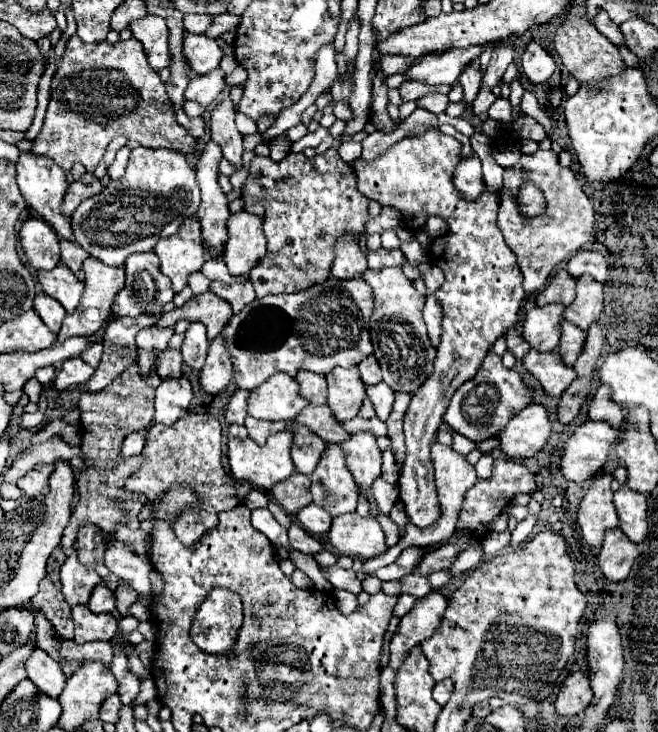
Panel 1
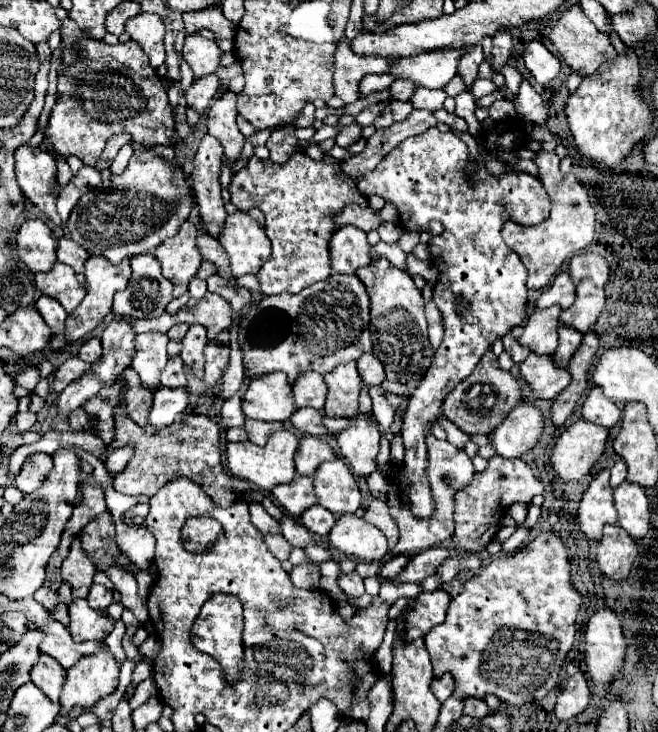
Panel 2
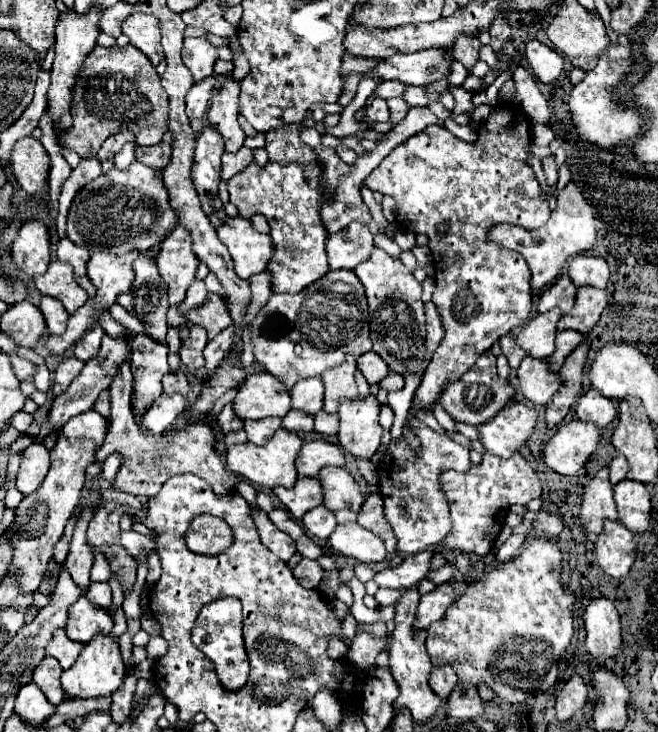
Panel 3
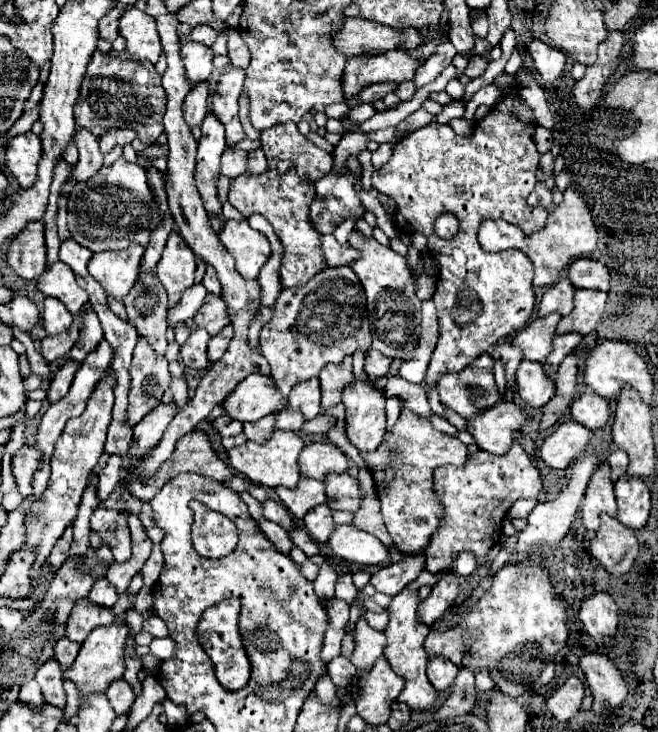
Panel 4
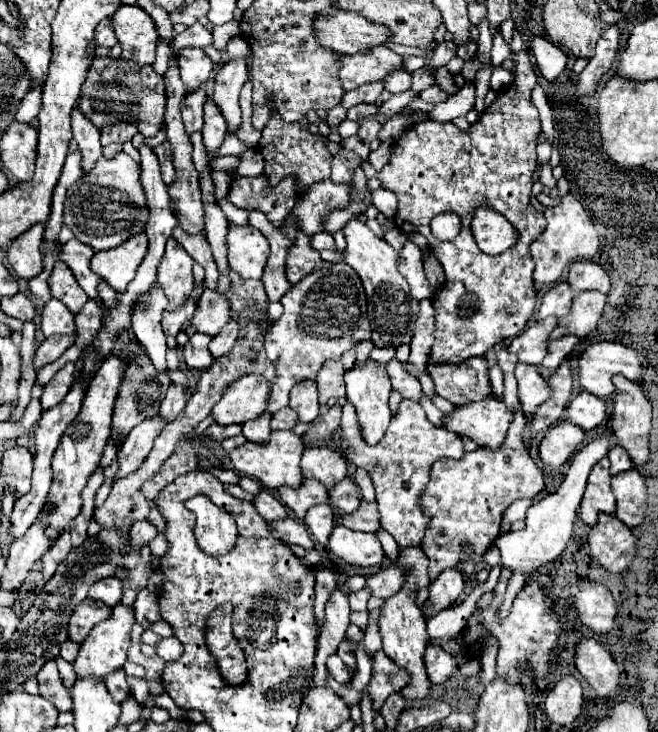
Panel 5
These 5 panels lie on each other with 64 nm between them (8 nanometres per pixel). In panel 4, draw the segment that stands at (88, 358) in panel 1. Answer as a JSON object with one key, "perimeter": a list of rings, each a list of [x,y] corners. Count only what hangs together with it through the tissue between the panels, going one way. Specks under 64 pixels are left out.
{"perimeter":[[[86,306],[86,310],[84,310],[84,324],[82,324],[78,342],[70,350],[70,358],[82,362],[86,358],[86,354],[90,354],[92,350],[96,350],[96,346],[100,344],[102,338],[104,338],[102,326],[100,326],[96,314],[92,312],[92,308]]]}

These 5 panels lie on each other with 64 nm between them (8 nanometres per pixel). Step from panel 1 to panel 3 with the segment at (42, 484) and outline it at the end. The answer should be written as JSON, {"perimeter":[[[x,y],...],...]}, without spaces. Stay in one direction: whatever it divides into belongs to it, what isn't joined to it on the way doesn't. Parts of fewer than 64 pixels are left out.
{"perimeter":[[[32,442],[24,450],[20,472],[18,472],[18,478],[16,478],[16,488],[24,496],[32,494],[42,484],[42,478],[46,476],[48,468],[50,468],[50,454],[48,454],[48,450],[42,444]]]}

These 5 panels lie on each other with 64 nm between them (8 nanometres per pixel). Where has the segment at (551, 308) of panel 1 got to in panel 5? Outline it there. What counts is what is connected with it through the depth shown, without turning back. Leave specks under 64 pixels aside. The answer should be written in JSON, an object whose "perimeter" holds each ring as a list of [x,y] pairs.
{"perimeter":[[[546,318],[542,322],[532,324],[526,332],[522,332],[520,336],[516,336],[508,350],[512,354],[516,354],[520,358],[520,362],[526,364],[540,364],[548,352],[548,340],[550,340],[550,332],[556,328],[558,318]]]}

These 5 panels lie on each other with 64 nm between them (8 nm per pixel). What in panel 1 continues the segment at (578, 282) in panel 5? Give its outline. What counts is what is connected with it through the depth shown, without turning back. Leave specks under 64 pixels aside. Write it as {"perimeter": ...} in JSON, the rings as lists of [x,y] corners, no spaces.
{"perimeter":[[[582,250],[576,256],[570,258],[568,262],[568,272],[578,278],[582,274],[590,274],[594,276],[598,282],[606,280],[608,274],[608,262],[600,252],[592,252],[592,250]]]}

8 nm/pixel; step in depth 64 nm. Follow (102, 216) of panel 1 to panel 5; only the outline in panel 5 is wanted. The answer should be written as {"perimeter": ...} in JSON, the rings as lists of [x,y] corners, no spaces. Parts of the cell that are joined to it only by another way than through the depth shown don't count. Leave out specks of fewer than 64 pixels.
{"perimeter":[[[126,152],[114,158],[100,158],[98,166],[78,182],[74,182],[64,202],[64,224],[74,232],[76,240],[88,244],[94,252],[116,248],[130,236],[146,230],[148,202],[140,184],[140,166]]]}

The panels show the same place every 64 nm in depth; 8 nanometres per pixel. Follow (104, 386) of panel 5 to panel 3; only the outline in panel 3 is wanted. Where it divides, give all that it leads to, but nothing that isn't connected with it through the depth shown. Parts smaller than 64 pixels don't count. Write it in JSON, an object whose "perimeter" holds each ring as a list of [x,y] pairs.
{"perimeter":[[[94,410],[70,418],[70,422],[66,422],[66,426],[62,428],[64,436],[58,438],[56,446],[50,450],[52,466],[50,466],[42,486],[36,492],[32,492],[30,496],[22,498],[22,502],[14,510],[12,524],[8,528],[4,528],[4,534],[8,536],[8,540],[14,548],[12,564],[8,566],[8,574],[18,572],[20,592],[36,592],[38,590],[38,586],[44,578],[44,572],[46,572],[46,564],[52,558],[52,550],[54,550],[56,542],[60,540],[64,526],[80,500],[80,492],[84,488],[86,466],[96,462],[94,450],[98,444],[102,444],[102,438],[106,436],[106,428],[108,428],[106,418],[102,418]]]}

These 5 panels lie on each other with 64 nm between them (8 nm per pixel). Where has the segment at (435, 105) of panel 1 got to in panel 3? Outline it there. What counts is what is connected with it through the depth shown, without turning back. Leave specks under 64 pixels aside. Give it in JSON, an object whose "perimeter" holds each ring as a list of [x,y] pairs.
{"perimeter":[[[408,86],[406,94],[404,94],[404,100],[410,104],[410,106],[430,106],[432,102],[438,102],[440,100],[440,92],[426,92],[426,88],[418,88],[418,86]]]}

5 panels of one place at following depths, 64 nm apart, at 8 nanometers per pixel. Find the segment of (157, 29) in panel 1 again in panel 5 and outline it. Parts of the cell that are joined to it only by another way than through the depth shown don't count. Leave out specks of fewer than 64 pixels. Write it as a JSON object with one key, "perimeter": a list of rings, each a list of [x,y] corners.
{"perimeter":[[[122,4],[112,16],[112,26],[122,46],[122,58],[134,60],[138,66],[154,64],[158,32],[154,20],[140,6]]]}

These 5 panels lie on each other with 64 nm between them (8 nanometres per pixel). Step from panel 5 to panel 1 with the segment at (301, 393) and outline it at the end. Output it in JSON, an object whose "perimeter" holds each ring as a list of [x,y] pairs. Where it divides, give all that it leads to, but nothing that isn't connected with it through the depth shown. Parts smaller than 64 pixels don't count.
{"perimeter":[[[298,370],[296,380],[300,384],[302,396],[310,400],[310,404],[326,404],[326,378],[316,372]]]}

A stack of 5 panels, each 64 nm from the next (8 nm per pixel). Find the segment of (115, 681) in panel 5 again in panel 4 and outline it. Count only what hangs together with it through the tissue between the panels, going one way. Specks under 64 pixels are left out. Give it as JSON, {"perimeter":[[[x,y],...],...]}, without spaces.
{"perimeter":[[[118,680],[114,682],[114,686],[110,686],[110,690],[106,690],[106,698],[114,708],[116,716],[122,716],[122,714],[128,714],[132,702],[136,700],[136,694],[126,680]]]}

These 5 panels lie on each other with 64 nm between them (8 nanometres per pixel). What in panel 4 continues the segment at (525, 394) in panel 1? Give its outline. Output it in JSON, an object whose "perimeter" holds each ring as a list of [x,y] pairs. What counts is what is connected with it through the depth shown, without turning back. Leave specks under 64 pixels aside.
{"perimeter":[[[486,352],[476,358],[462,374],[446,374],[438,382],[440,402],[470,420],[480,410],[496,406],[504,396],[498,392],[494,382],[494,360]]]}

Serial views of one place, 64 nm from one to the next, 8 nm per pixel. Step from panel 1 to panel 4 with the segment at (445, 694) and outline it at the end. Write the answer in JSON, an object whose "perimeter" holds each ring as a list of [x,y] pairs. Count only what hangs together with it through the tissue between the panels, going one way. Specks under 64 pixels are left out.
{"perimeter":[[[430,658],[430,662],[428,662],[428,680],[430,680],[430,684],[432,684],[438,692],[448,690],[450,684],[454,682],[456,674],[458,674],[458,668],[456,668],[450,660]]]}

